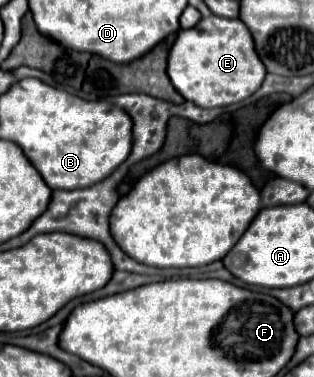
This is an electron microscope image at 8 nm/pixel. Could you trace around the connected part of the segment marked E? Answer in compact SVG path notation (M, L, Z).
M208 16L194 28L178 32L168 58L168 76L186 100L200 108L216 108L252 96L264 82L266 68L258 58L252 34L242 20Z

